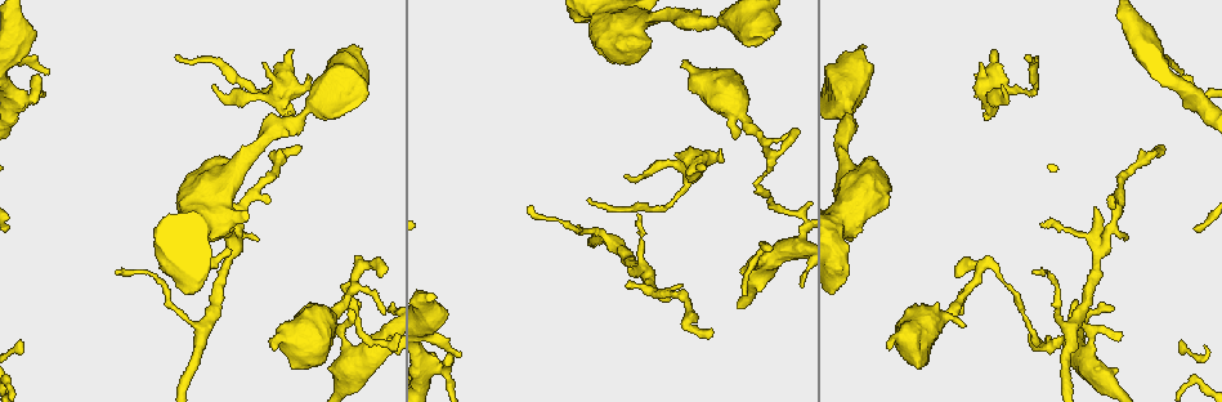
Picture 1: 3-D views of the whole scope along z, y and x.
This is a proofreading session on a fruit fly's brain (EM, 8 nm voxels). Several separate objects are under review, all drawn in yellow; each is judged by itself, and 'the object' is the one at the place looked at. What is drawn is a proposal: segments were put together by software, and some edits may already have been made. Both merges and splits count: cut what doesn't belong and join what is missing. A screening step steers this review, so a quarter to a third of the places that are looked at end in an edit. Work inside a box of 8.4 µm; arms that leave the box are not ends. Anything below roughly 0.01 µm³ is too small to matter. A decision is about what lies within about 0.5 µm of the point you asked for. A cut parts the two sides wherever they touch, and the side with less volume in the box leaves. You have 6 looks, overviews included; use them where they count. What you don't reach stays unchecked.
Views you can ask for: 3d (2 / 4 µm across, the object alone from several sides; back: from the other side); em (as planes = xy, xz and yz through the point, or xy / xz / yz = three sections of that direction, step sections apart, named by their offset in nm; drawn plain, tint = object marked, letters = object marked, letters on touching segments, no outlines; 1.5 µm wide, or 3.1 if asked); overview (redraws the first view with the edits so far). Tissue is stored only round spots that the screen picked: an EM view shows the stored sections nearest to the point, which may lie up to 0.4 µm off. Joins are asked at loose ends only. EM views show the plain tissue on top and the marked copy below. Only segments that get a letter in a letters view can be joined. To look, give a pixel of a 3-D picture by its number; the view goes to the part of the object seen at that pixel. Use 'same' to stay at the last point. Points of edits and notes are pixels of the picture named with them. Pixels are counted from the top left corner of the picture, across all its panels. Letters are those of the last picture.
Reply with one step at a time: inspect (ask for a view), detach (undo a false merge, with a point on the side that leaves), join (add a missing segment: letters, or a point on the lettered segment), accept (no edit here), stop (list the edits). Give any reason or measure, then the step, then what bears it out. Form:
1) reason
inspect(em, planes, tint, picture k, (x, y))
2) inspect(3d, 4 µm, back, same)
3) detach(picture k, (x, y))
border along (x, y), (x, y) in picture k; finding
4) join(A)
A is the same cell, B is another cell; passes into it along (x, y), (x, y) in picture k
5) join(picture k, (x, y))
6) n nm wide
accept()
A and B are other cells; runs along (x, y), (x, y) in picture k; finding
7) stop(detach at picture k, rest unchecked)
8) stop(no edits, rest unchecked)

an open end
inspect(3d, 4 µm, picture 1, (984, 115))

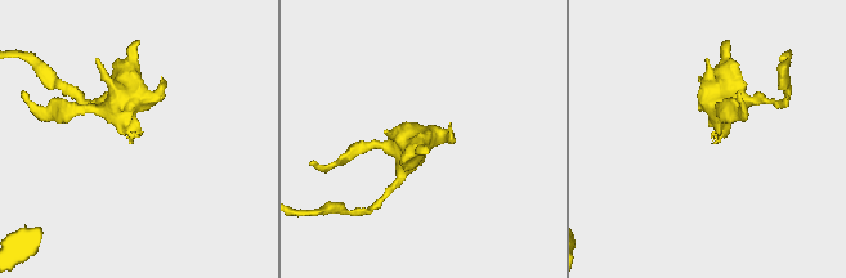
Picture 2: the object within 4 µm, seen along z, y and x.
inspect(em, xz, step 8, tint, picture 2, (713, 137))

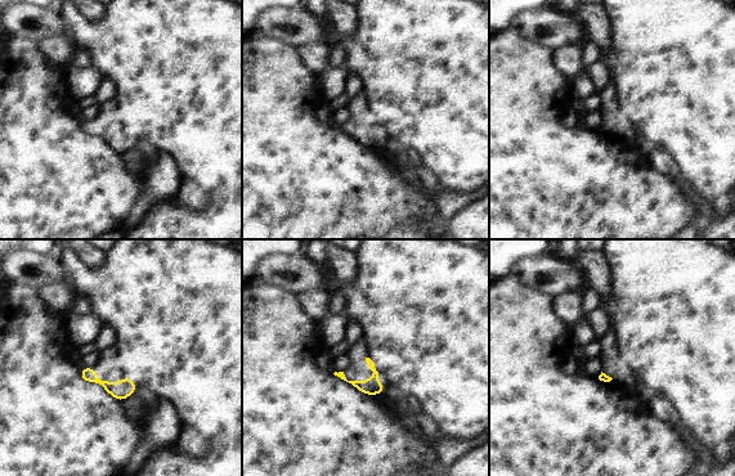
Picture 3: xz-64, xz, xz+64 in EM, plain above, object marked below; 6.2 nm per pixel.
inspect(em, xy, step 4, letters, same)

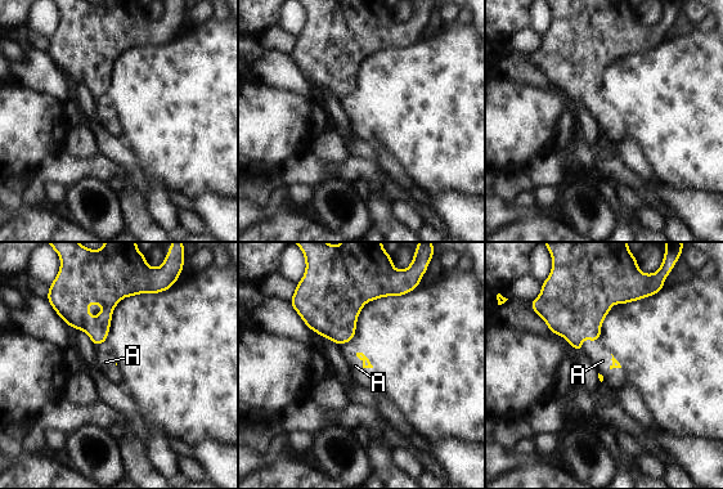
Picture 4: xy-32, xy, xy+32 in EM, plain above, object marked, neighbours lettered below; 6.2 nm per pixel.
A touches over 110 nm
join(A)
A is the same cell; passes into it along (575, 299), (583, 337), (602, 360) in picture 4; it goes on there

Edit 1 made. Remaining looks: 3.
inspect(overview)

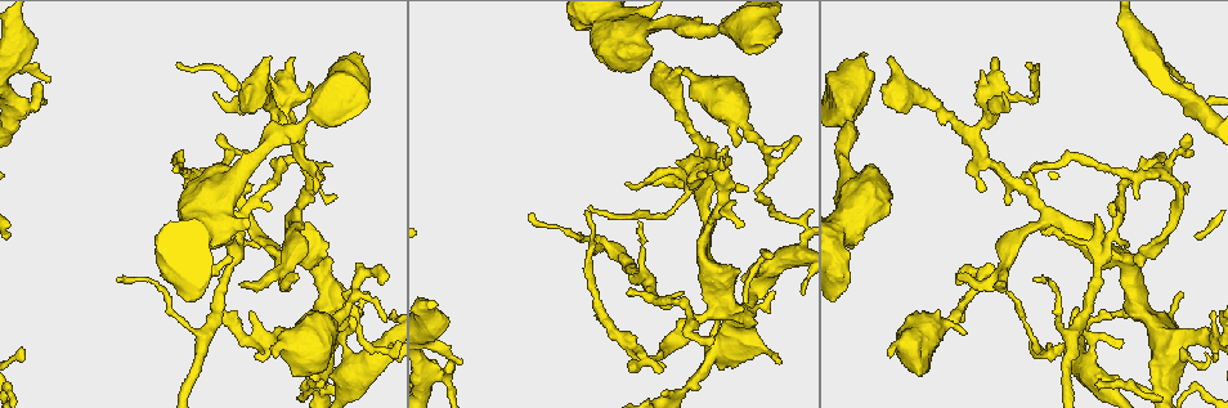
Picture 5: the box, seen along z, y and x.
stops while still wide
inspect(em, planes, letters, picture 5, (767, 45))

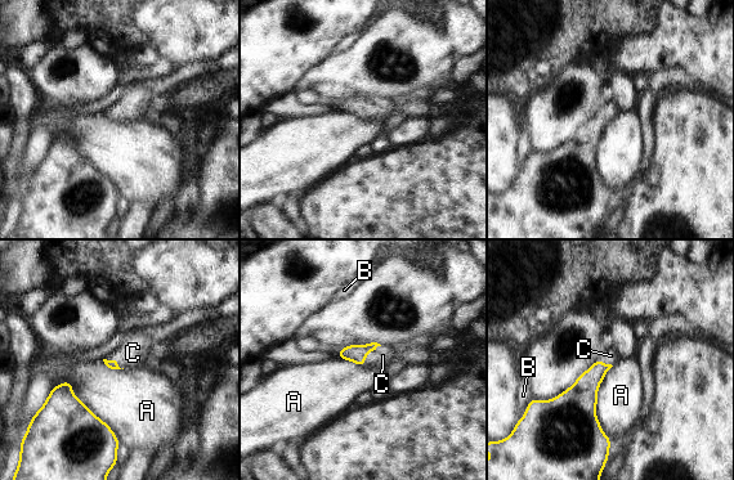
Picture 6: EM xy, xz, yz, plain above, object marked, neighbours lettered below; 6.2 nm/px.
join(C)
C is the same cell, A and B are other cells; passes into it along (357, 354), (368, 351), (383, 355) in picture 6; the cell continues

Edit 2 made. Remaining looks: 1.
stop(join at picture 4, join at picture 6, rest unchecked)

